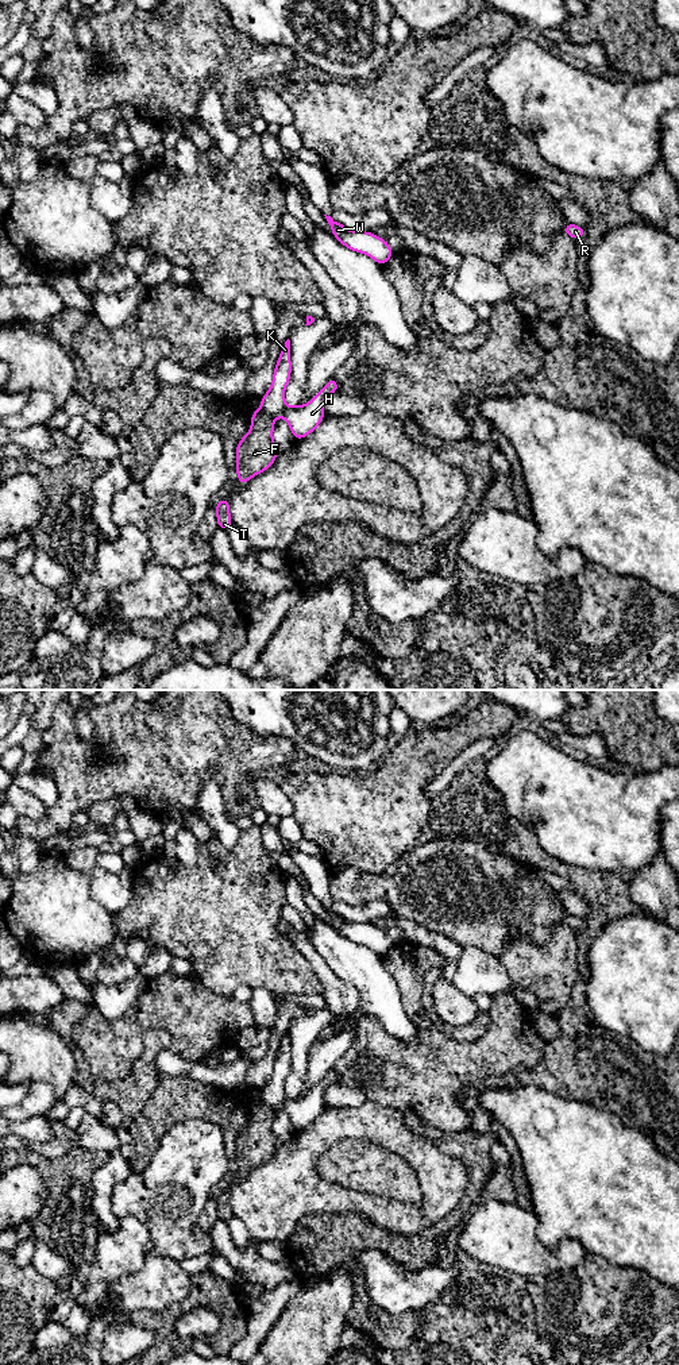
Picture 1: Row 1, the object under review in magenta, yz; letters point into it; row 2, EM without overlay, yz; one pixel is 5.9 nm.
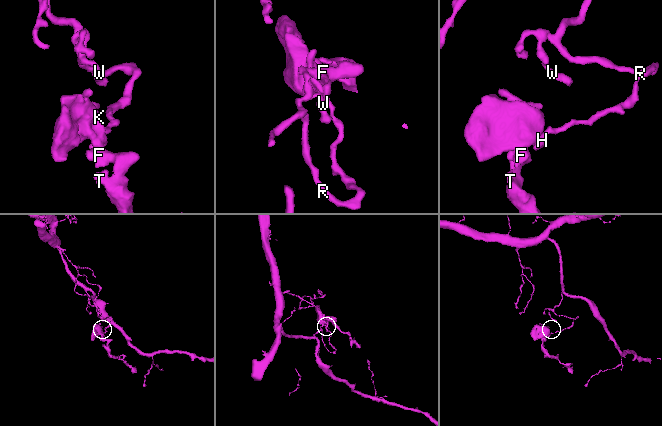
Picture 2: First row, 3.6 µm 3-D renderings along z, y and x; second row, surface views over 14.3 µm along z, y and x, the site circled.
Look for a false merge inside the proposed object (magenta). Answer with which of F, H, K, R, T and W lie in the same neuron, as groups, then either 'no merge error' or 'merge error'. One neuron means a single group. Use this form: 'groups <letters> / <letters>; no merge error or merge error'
groups F T / H K R W; merge error

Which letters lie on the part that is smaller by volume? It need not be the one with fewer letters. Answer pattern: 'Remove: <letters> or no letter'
Remove: F, T

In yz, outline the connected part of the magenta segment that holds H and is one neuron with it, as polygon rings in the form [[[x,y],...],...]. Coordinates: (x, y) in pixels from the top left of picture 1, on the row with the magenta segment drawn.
[[[288,339],[274,369],[273,383],[261,398],[261,409],[273,419],[283,417],[294,439],[301,440],[324,420],[324,401],[329,394],[339,390],[339,385],[333,377],[308,404],[288,406],[285,402],[285,387],[290,381],[292,373],[290,354],[292,347]]]

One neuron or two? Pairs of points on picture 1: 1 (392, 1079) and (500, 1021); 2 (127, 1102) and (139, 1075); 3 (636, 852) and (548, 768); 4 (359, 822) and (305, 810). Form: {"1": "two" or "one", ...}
{"1": "one", "2": "one", "3": "one", "4": "one"}

